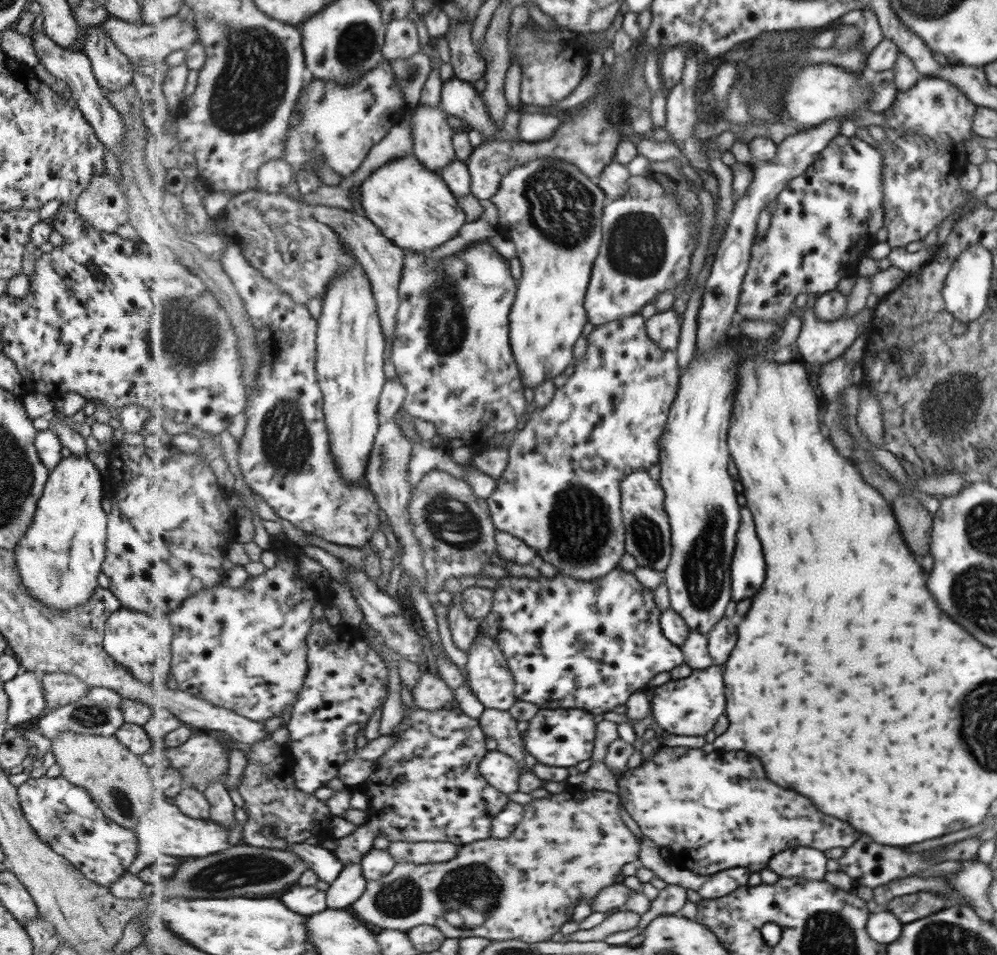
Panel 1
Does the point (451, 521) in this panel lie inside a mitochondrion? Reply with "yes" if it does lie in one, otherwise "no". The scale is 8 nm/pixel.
yes

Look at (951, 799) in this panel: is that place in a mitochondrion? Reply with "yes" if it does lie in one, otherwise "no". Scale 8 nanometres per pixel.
no

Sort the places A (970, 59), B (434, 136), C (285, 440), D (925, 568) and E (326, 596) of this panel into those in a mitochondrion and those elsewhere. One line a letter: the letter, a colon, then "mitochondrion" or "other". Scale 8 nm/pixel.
A: other
B: other
C: mitochondrion
D: other
E: other

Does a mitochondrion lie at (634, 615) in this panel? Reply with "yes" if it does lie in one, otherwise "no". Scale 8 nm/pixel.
no

